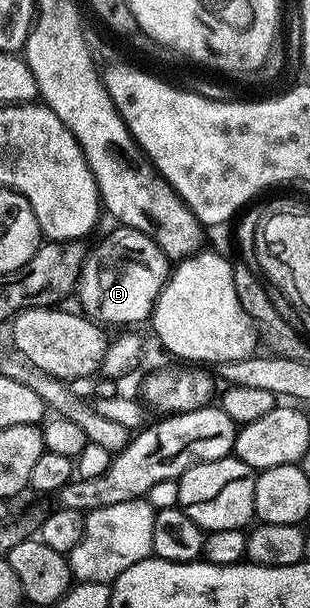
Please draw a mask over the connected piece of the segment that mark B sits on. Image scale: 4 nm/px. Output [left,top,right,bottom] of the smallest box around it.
[76,226,168,326]

